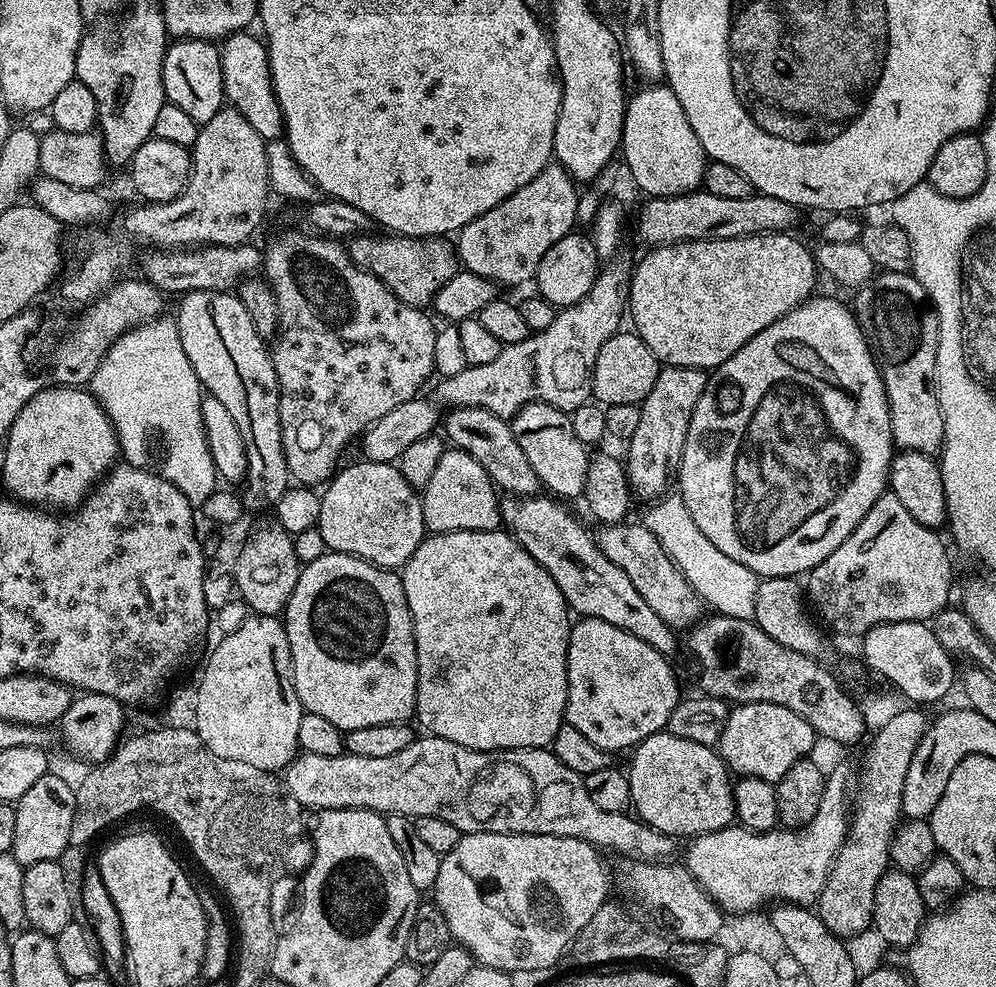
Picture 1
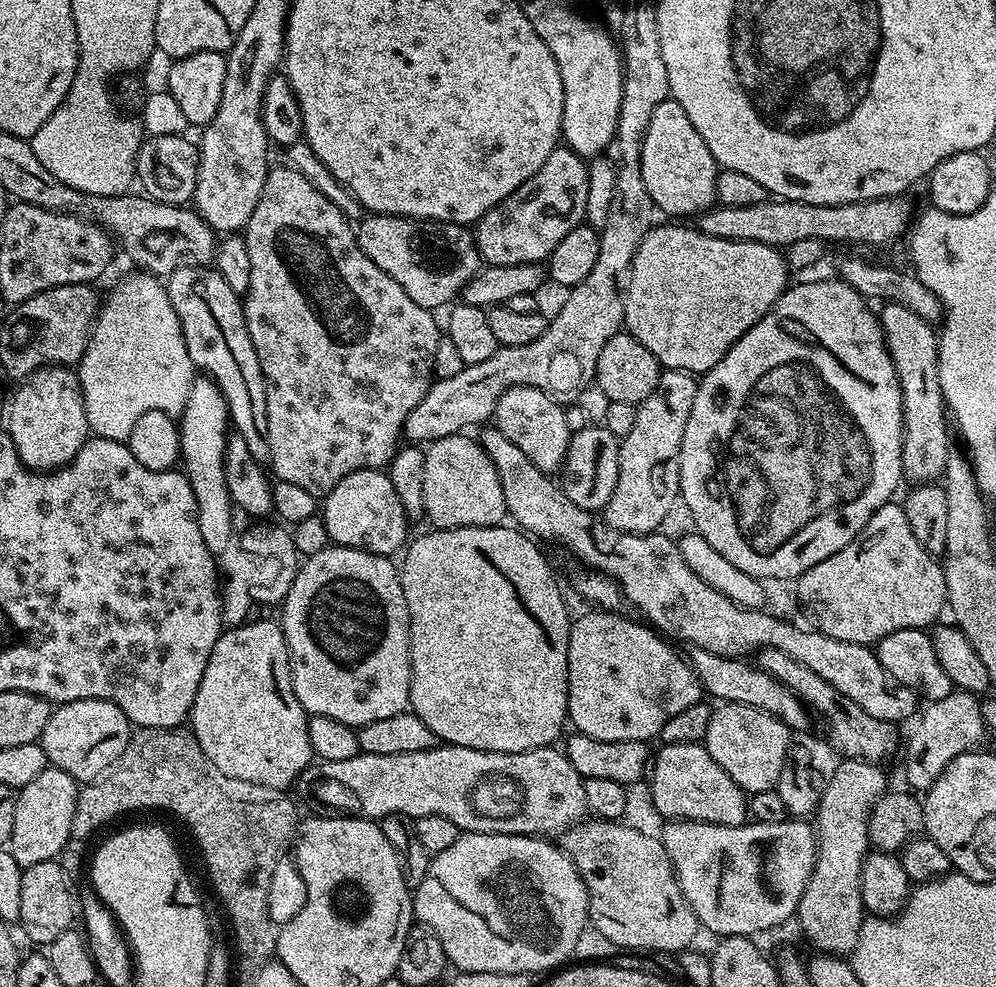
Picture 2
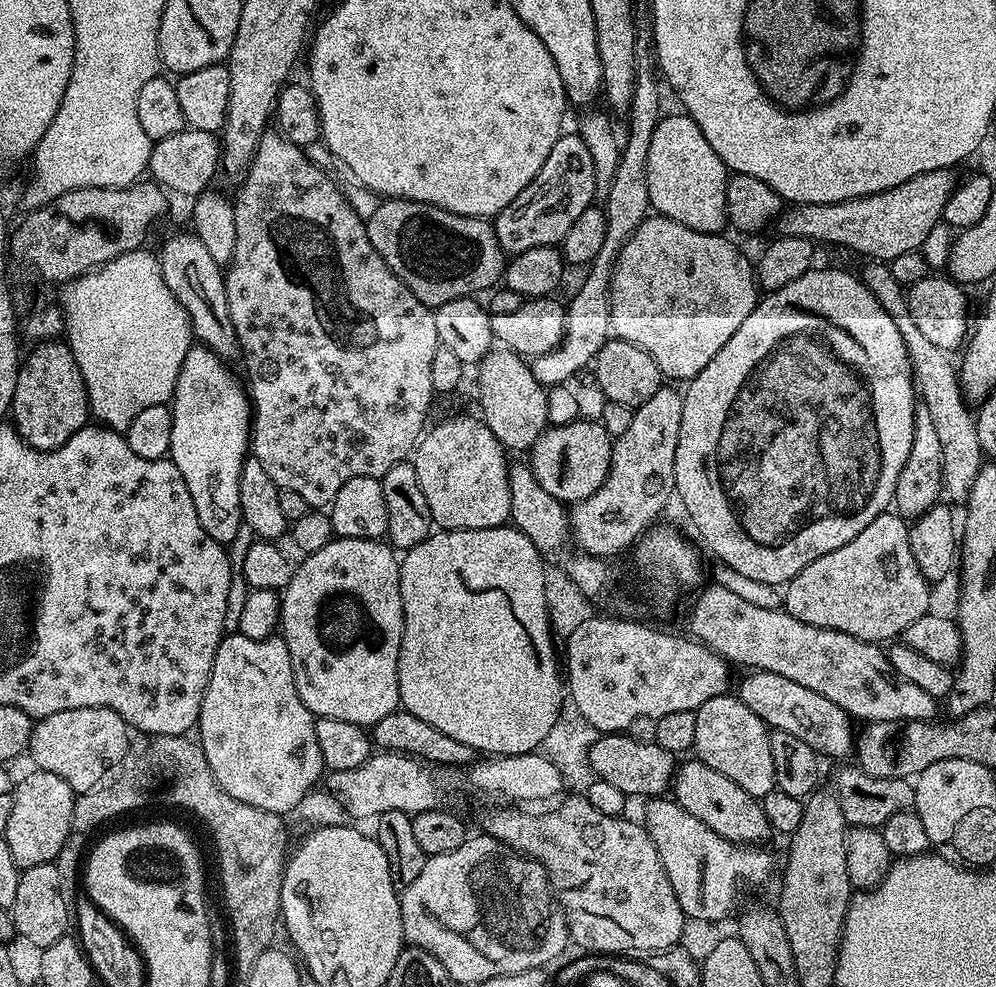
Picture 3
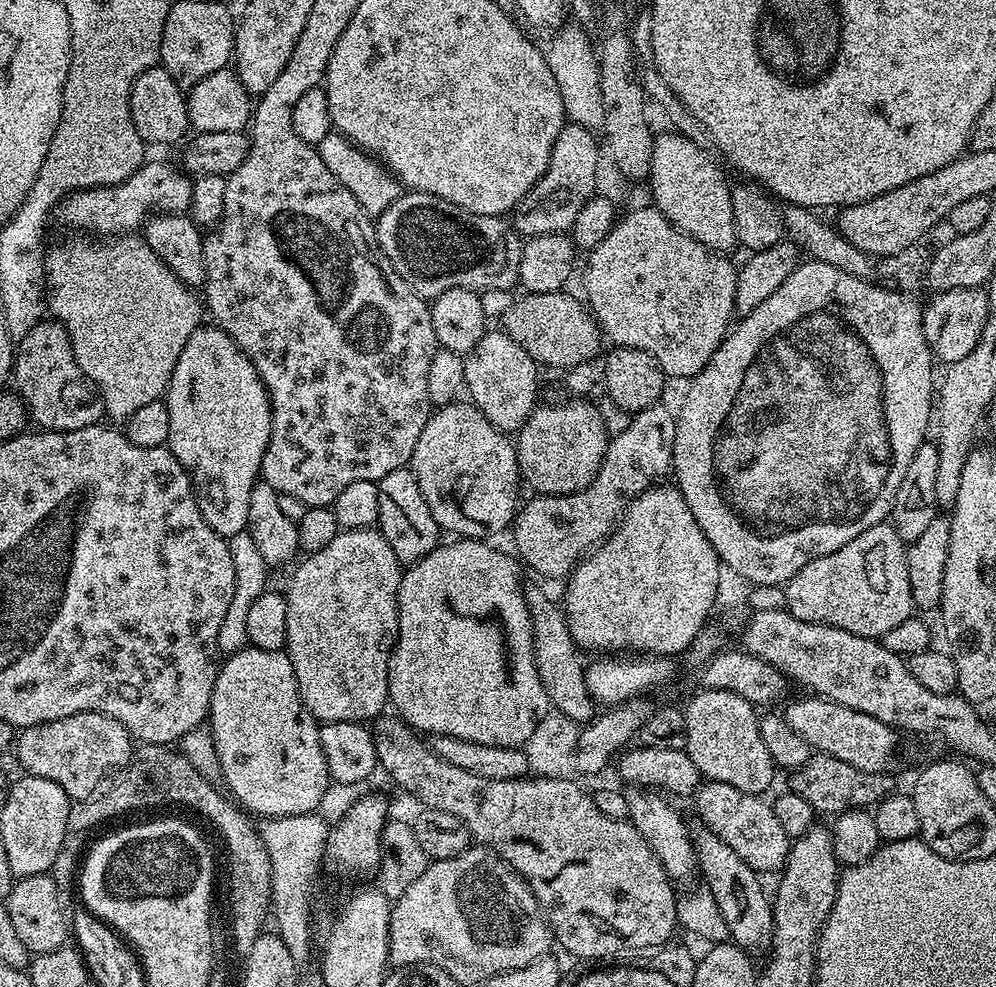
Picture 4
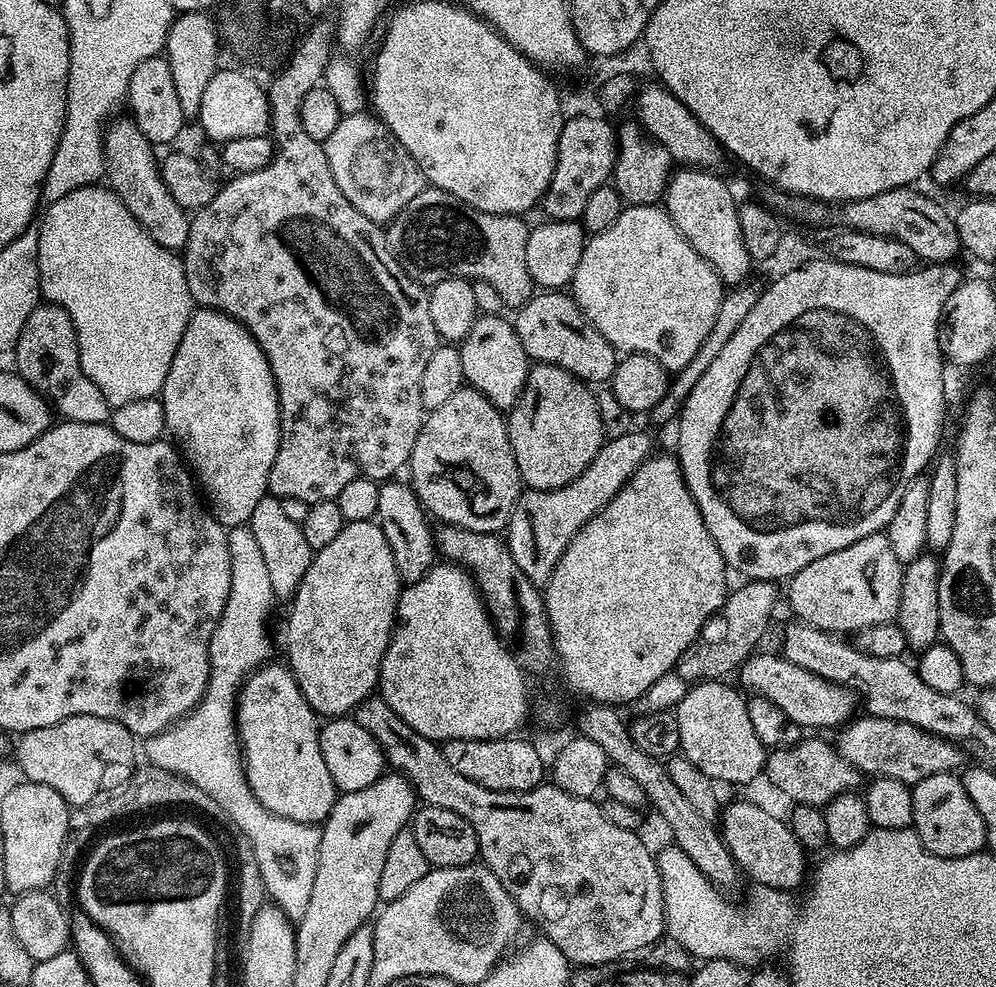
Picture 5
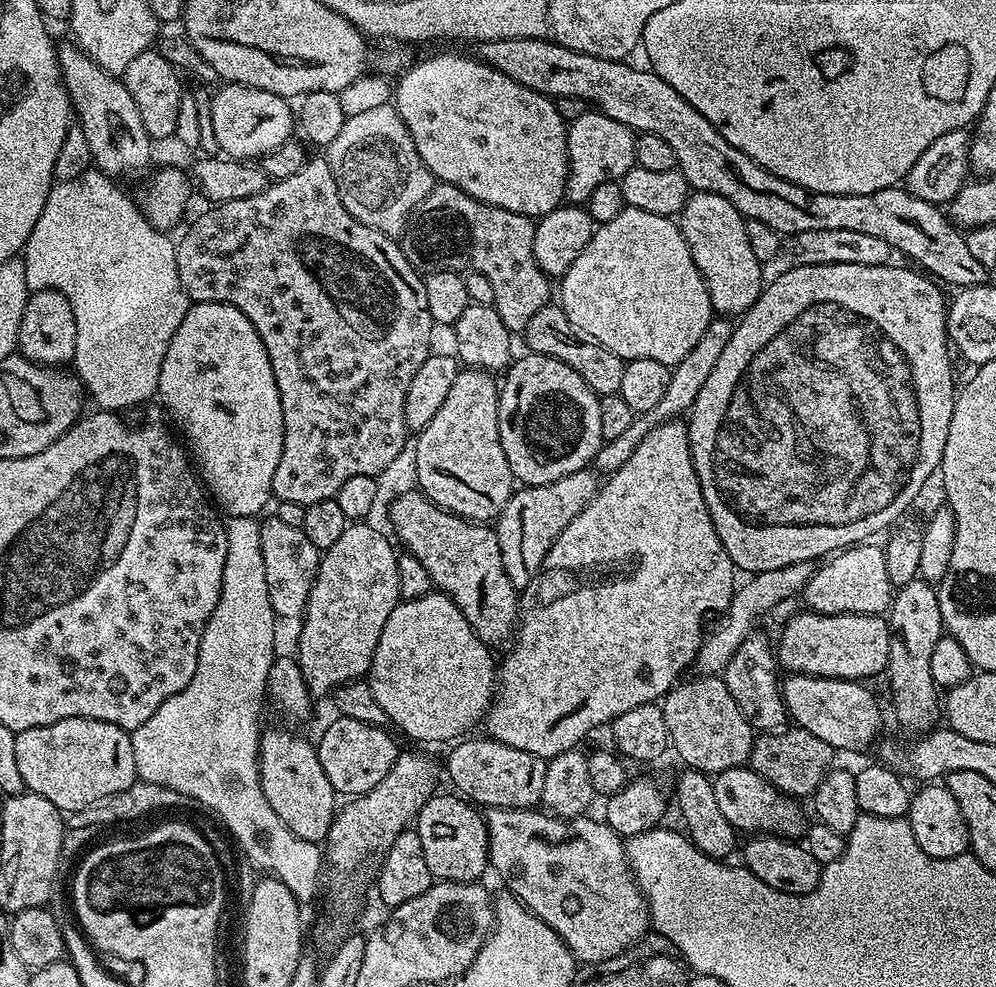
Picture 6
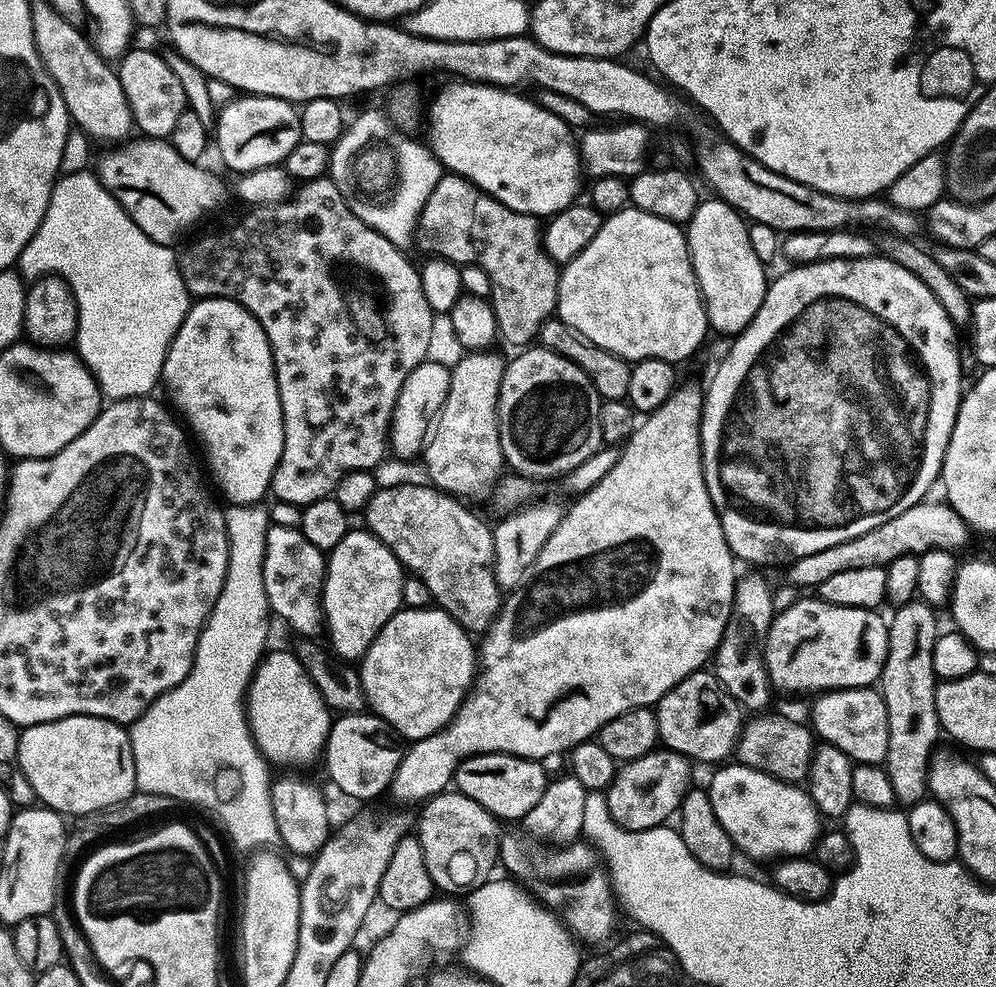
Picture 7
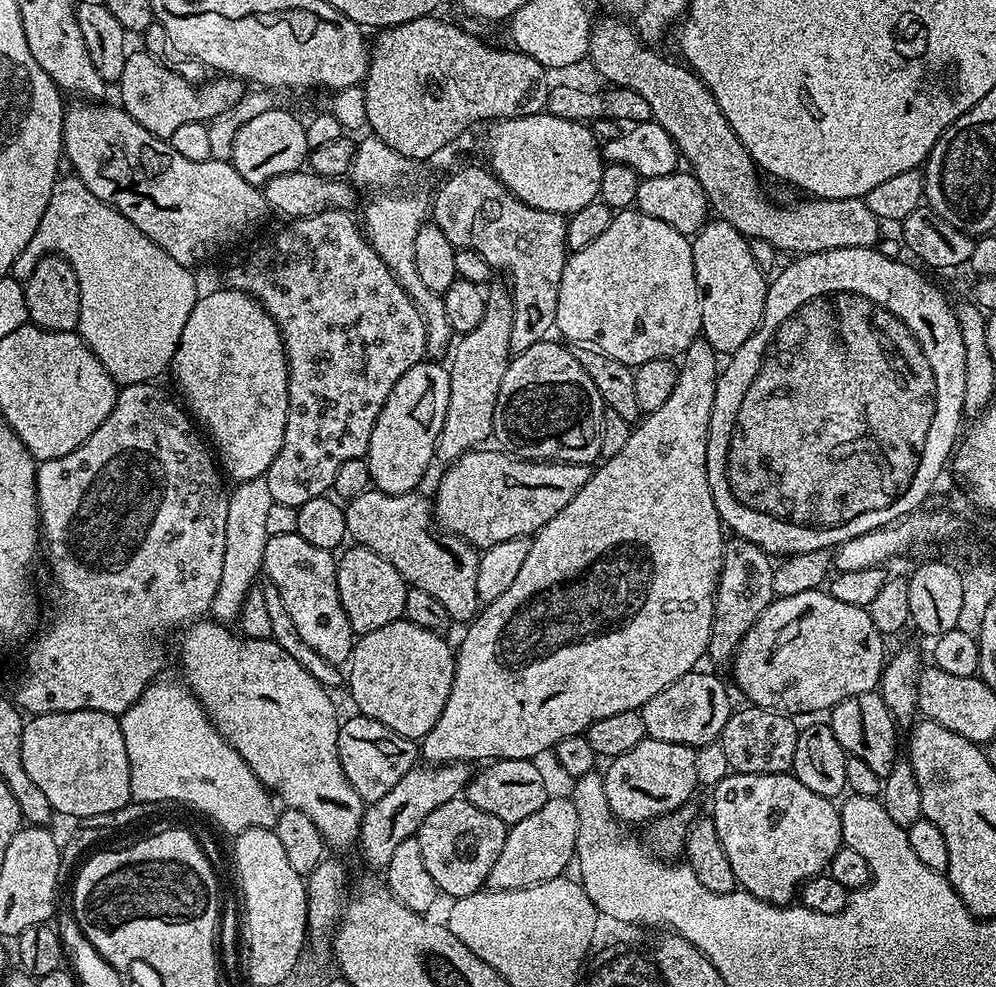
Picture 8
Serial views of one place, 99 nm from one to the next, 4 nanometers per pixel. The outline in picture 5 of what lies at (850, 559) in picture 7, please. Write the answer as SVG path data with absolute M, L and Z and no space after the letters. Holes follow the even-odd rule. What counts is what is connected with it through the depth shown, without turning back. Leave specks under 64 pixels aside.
M748 580L741 588L733 587L729 591L722 609L724 633L720 641L712 648L712 653L704 660L704 676L709 680L720 680L727 672L735 673L741 664L761 647L760 639L764 636L764 623L777 611L777 585L771 580Z

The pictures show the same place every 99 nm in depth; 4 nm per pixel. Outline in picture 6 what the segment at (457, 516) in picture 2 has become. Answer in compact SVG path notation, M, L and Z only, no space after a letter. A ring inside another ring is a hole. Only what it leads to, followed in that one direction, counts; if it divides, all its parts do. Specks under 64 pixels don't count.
M465 367L454 378L454 386L450 386L446 402L438 406L438 414L434 414L434 418L430 418L430 422L415 437L416 480L420 483L417 484L419 491L440 508L473 522L495 521L514 491L510 462L506 462L506 450L502 450L498 434L499 401L497 377L483 368Z

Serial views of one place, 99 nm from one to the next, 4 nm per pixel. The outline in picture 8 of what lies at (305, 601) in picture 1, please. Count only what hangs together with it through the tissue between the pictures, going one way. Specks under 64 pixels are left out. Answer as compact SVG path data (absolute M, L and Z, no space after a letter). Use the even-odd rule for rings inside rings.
M345 547L336 560L336 585L342 610L346 610L346 618L350 618L352 631L363 634L370 630L379 630L381 626L390 626L390 622L404 616L409 587L398 570L394 570L394 566L386 562L386 558L374 554L374 550L369 548L351 547Z

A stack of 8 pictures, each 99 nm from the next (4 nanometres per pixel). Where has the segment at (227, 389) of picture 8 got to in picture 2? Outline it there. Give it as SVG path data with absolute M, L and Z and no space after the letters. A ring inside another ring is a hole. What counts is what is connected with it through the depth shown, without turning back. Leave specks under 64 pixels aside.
M193 379L190 394L186 398L186 406L178 417L178 423L179 459L182 461L182 471L190 482L190 490L194 490L198 530L202 530L202 542L206 542L206 550L218 554L234 538L232 532L234 505L228 493L224 473L224 450L230 432L228 404L213 380Z

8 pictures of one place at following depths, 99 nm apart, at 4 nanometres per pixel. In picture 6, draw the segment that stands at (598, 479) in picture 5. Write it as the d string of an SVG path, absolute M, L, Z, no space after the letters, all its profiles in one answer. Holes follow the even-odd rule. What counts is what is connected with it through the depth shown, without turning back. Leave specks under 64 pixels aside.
M591 467L566 474L566 478L558 478L558 482L533 484L513 491L494 527L502 550L502 566L506 566L506 574L517 590L524 589L534 578L558 534L570 526L573 518L595 498L597 491L598 476Z

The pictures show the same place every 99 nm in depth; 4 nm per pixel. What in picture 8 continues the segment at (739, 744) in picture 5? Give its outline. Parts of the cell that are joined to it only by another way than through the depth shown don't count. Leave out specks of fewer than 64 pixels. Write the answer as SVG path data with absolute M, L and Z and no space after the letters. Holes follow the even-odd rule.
M693 670L682 678L670 682L666 690L654 694L650 702L639 709L647 735L653 740L678 742L691 748L703 749L703 744L715 745L719 741L726 722L732 717L734 703L728 697L728 688L716 676Z

